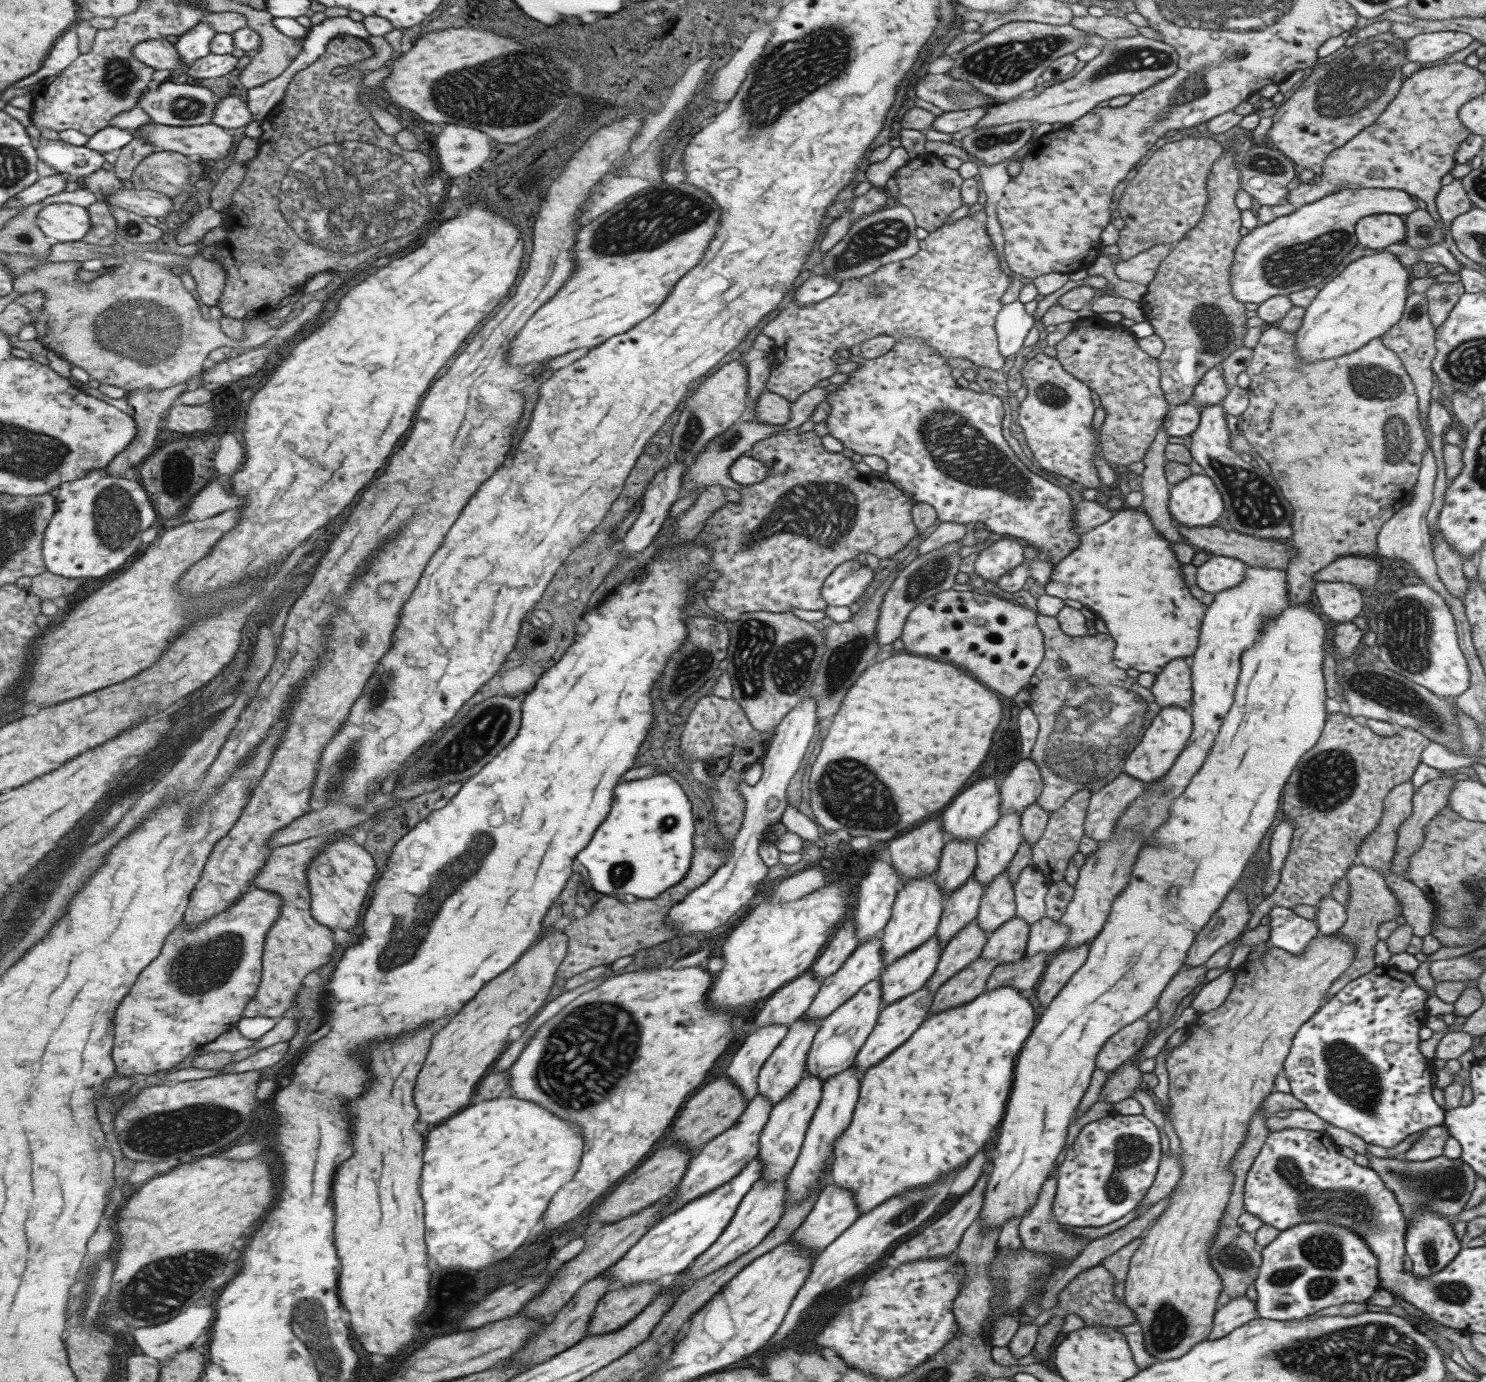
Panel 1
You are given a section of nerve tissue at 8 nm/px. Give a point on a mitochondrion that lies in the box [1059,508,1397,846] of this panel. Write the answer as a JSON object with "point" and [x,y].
{"point":[1327,781]}

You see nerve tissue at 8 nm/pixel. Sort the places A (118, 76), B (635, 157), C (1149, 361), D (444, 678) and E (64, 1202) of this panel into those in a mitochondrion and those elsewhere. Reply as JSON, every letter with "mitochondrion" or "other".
{"A":"mitochondrion","B":"other","C":"other","D":"other","E":"other"}

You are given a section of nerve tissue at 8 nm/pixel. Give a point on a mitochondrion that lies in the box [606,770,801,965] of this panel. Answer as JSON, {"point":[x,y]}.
{"point":[668,824]}

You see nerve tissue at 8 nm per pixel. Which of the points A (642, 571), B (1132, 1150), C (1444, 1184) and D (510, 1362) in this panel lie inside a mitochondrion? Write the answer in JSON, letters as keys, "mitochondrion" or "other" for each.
{"A":"other","B":"mitochondrion","C":"mitochondrion","D":"other"}

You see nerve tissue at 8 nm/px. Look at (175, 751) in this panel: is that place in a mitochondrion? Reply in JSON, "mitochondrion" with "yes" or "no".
{"mitochondrion":"no"}

